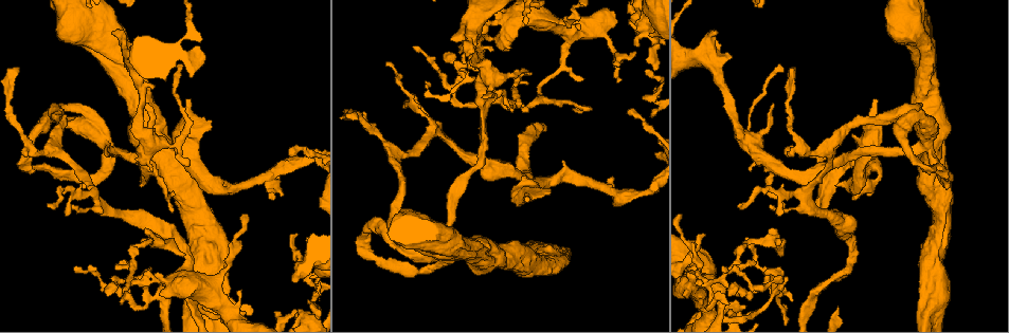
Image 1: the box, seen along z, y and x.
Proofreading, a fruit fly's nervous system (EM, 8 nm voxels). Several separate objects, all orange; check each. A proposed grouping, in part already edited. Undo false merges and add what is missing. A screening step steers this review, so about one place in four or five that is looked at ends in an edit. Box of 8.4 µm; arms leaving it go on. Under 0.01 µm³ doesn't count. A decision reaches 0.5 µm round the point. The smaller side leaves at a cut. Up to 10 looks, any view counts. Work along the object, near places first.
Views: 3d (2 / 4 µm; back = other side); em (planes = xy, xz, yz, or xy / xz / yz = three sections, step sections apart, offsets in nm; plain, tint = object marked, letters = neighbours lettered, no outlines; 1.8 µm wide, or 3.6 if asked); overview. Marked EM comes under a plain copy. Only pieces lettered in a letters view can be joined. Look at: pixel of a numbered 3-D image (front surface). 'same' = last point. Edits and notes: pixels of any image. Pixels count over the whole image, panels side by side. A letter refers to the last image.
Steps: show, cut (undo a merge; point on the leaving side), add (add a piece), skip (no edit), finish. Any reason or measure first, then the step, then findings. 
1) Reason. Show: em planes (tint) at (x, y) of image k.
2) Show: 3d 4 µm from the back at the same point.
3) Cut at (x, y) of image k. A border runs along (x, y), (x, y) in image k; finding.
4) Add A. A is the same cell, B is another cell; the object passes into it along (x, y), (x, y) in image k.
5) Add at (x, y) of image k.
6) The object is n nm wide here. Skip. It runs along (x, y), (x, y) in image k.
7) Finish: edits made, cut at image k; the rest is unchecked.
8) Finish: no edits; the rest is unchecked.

Free end. Show: 3d 2 µm at (357, 118) of image 1.

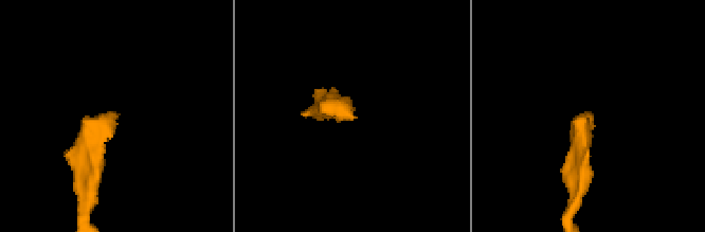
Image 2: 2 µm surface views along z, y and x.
Need the tissue. Show: em planes (letters) at (353, 117) of image 2.

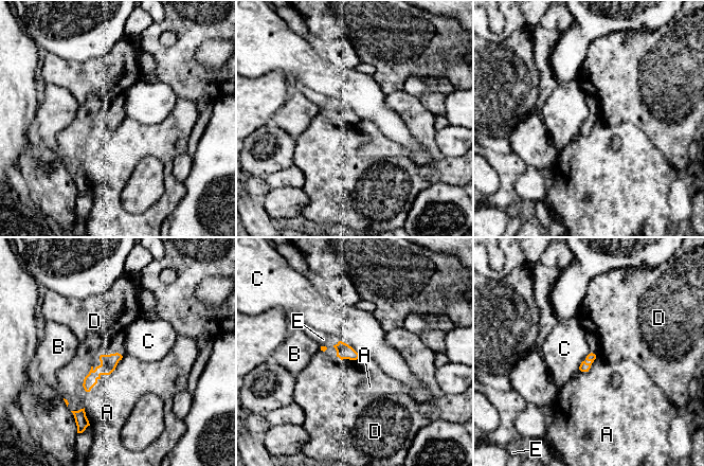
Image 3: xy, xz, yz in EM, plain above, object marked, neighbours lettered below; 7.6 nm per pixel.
Skip. A, B, C, D and E are other cells; it runs along (118, 356), (88, 383), (87, 388) in image 3; none of them fits.

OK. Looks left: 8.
A fork. Show: em planes (letters) at (264, 177) of image 1.

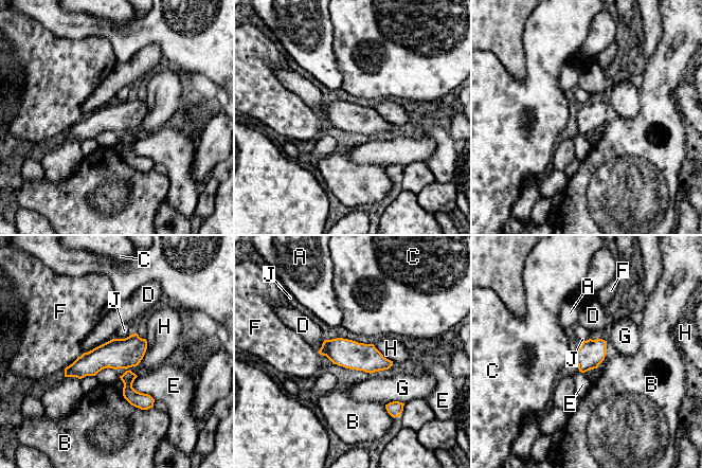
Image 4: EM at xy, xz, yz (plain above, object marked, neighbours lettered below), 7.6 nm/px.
Skip. A, B, C, D, E, F, G, H and J are other cells; it runs along (67, 371), (120, 361), (128, 389), (149, 404) in image 4; continuous, no second neuron.

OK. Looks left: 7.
Thick turns thin. Show: em 3.6 µm planes (letters) at (488, 73) of image 1.

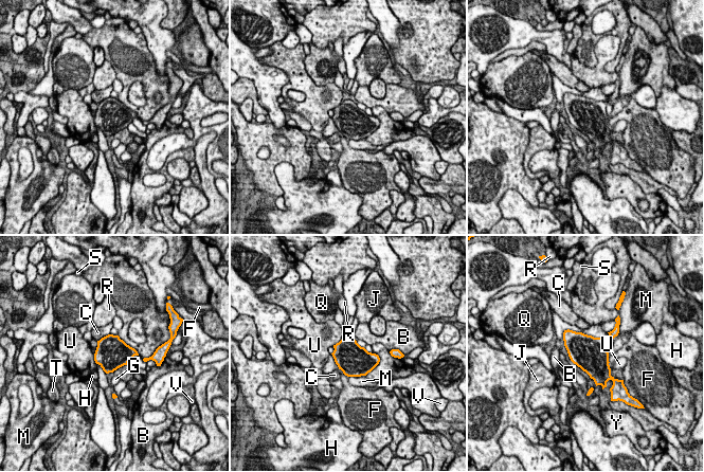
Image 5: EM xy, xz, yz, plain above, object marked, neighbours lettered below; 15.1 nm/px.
The object is 480 nm wide here; the longest contact is with M, 280 nm. Skip. B, C, F, G, H, J, M, Q, R, S, T, U, V and Y are other cells; continuous, no second neuron.

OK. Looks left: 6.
Stops while still wide. Show: em planes (letters) at (729, 56) of image 1.

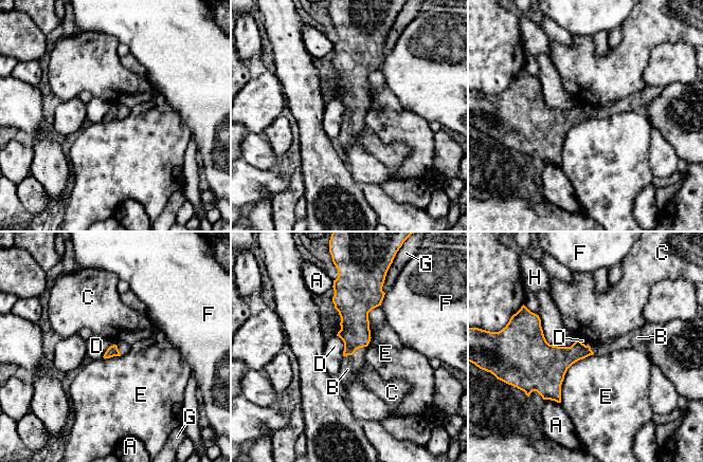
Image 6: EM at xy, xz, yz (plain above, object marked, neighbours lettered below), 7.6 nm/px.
Add B. B is the same cell, A, C, D, E, F, G and H are other cells; it goes on there.

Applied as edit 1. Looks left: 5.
Finish: edits made, add at image 6; the rest is unchecked.

